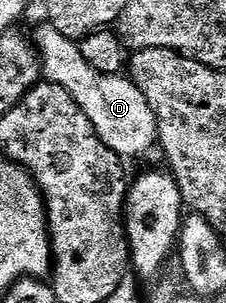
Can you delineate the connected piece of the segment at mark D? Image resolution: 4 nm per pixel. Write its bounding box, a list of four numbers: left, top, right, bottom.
[32,24,158,157]

